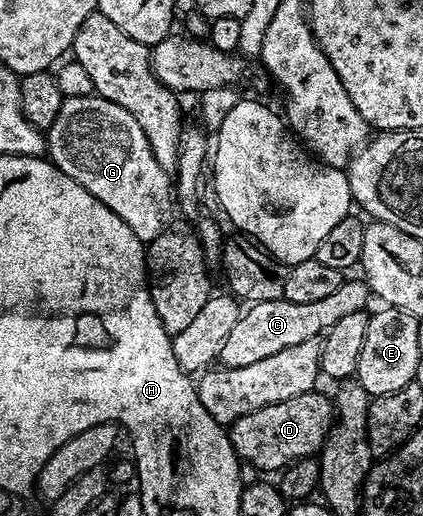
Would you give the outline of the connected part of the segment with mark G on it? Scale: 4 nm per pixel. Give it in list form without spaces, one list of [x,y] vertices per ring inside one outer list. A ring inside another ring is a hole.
[[[94,94],[63,98],[60,113],[56,120],[52,120],[44,137],[48,157],[60,168],[60,172],[72,176],[76,184],[88,188],[88,192],[92,192],[92,196],[96,196],[100,204],[108,204],[108,208],[112,208],[112,212],[116,212],[116,216],[120,216],[120,220],[124,220],[124,224],[128,224],[128,228],[136,232],[143,244],[149,244],[171,225],[173,218],[170,217],[174,214],[175,202],[172,197],[171,175],[164,168],[160,168],[160,164],[156,164],[156,156],[152,156],[152,144],[148,144],[148,136],[144,136],[144,128],[136,124],[132,112],[124,112],[120,104],[112,104],[107,98]]]

